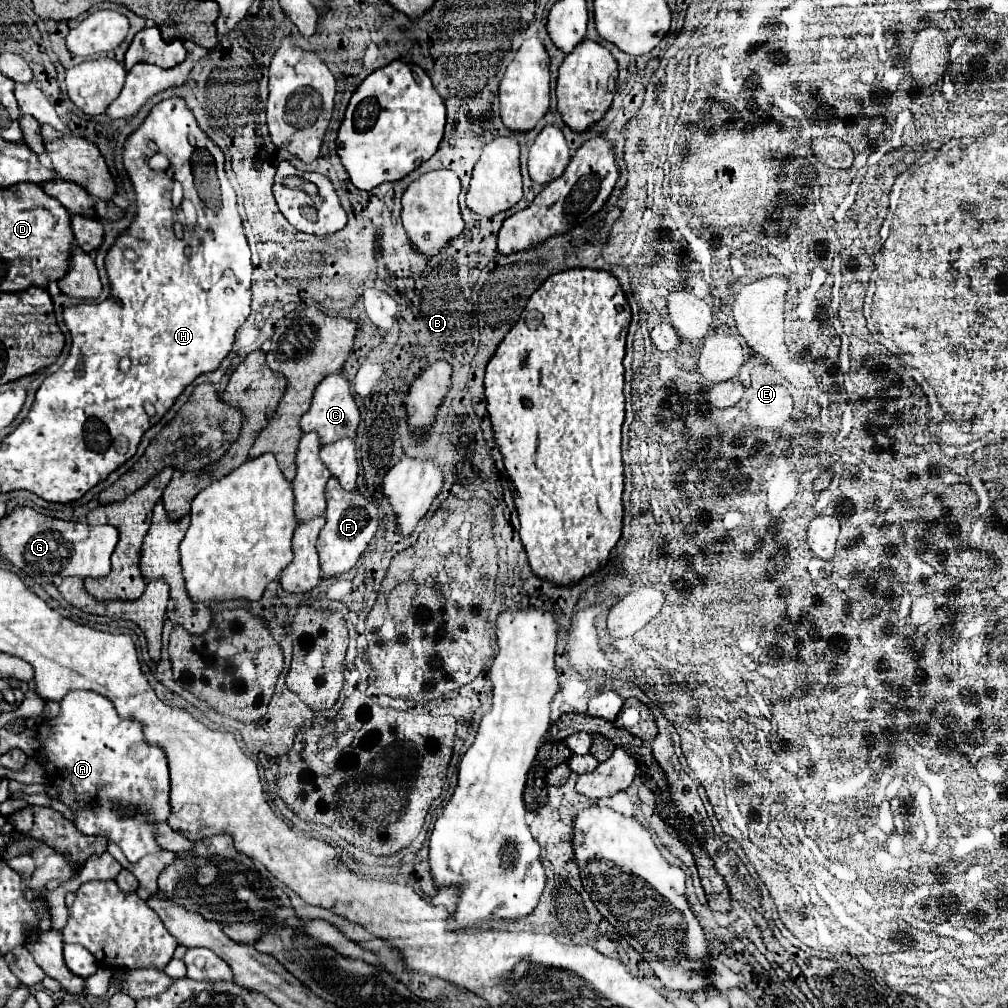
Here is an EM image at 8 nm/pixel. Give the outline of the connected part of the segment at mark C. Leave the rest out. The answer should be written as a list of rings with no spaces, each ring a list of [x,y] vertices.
[[[334,373],[334,375],[326,377],[316,387],[314,397],[312,397],[312,405],[304,413],[304,417],[300,419],[300,429],[302,429],[302,433],[316,431],[320,443],[328,445],[328,443],[334,443],[334,441],[338,441],[342,437],[354,437],[358,421],[360,421],[360,411],[356,407],[354,397],[350,395],[350,385],[348,385],[348,381],[346,381],[346,377],[342,373]]]

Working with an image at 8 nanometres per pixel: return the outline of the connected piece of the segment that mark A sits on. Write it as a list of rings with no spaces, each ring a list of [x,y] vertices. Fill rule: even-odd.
[[[72,691],[60,701],[58,717],[44,721],[36,731],[42,749],[40,763],[46,767],[48,781],[60,789],[60,801],[76,813],[74,825],[82,833],[102,835],[114,841],[124,851],[130,863],[138,863],[144,855],[160,849],[154,841],[154,823],[166,821],[166,817],[170,815],[168,757],[162,747],[152,745],[144,739],[144,727],[140,721],[118,717],[112,701],[94,691]],[[102,795],[106,795],[106,811],[96,811],[100,807]],[[130,803],[138,805],[138,815],[134,817],[126,817],[124,813],[124,807]]]

